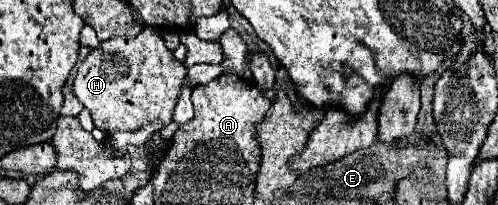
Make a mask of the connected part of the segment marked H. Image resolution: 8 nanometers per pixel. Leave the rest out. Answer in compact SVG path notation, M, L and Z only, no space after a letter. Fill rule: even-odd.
M145 25L137 37L107 39L91 49L77 69L73 93L91 111L95 127L111 137L121 131L133 133L149 123L169 125L185 73L185 65L165 47L161 29Z

